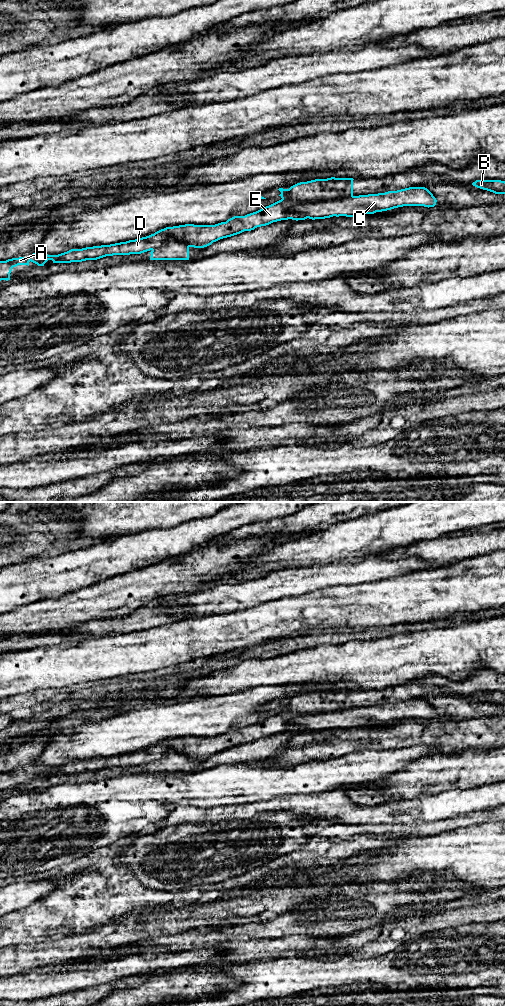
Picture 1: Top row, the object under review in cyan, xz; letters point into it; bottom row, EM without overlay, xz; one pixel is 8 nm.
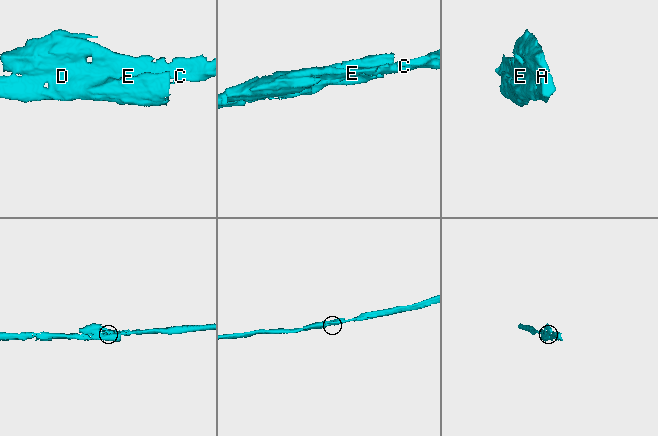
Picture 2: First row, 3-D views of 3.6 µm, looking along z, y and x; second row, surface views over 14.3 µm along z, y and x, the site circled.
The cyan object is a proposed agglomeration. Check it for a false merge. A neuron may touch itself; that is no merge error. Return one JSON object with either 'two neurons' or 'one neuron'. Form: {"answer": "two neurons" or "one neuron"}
{"answer": "two neurons"}

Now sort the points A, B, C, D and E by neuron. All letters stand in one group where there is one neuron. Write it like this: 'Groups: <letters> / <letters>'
Groups: A D E / B C

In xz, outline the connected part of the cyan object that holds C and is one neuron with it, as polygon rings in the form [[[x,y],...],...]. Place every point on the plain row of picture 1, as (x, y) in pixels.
[[[409,699],[397,703],[345,709],[336,712],[309,713],[294,718],[291,723],[306,730],[325,731],[333,728],[355,729],[374,726],[403,718],[434,719],[436,710],[425,699]]]

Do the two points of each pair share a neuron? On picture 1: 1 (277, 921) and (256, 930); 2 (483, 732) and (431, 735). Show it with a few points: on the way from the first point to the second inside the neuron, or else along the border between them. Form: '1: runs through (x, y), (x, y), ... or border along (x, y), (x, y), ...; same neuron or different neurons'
1: runs through (272, 926), (269, 929), (261, 930); same neuron
2: runs through (470, 733), (444, 735); same neuron

